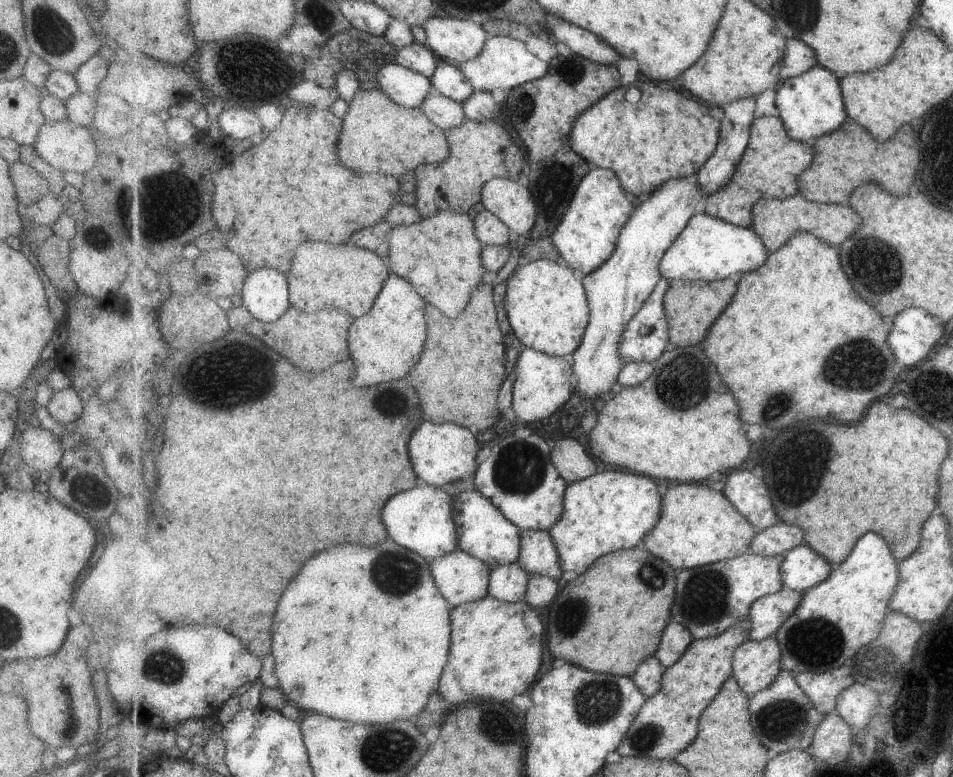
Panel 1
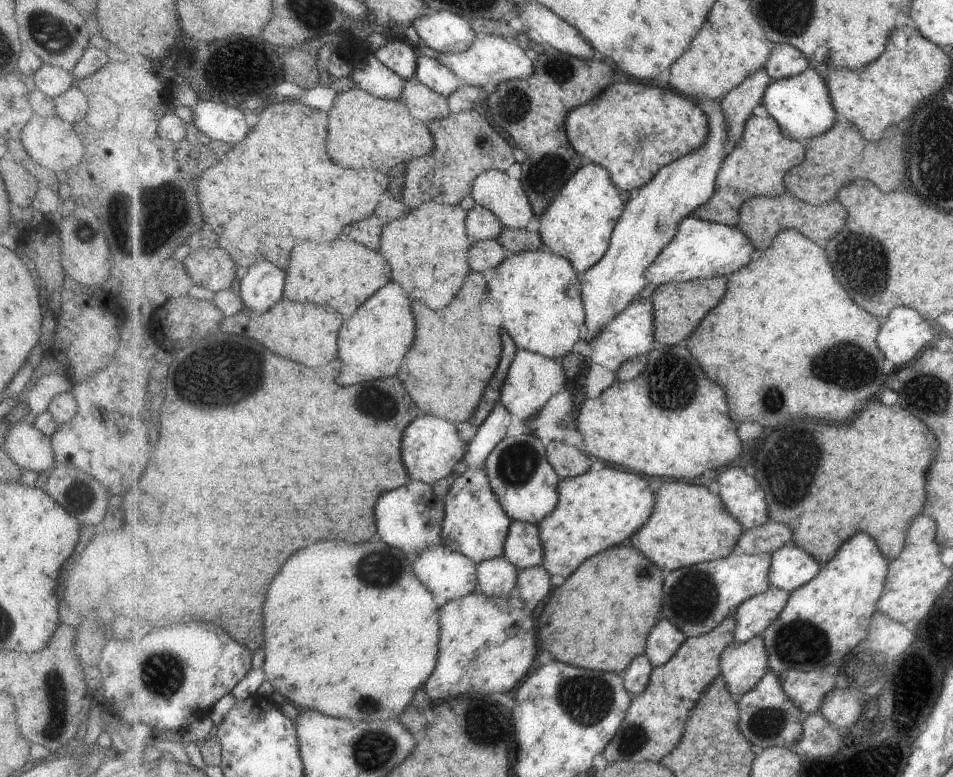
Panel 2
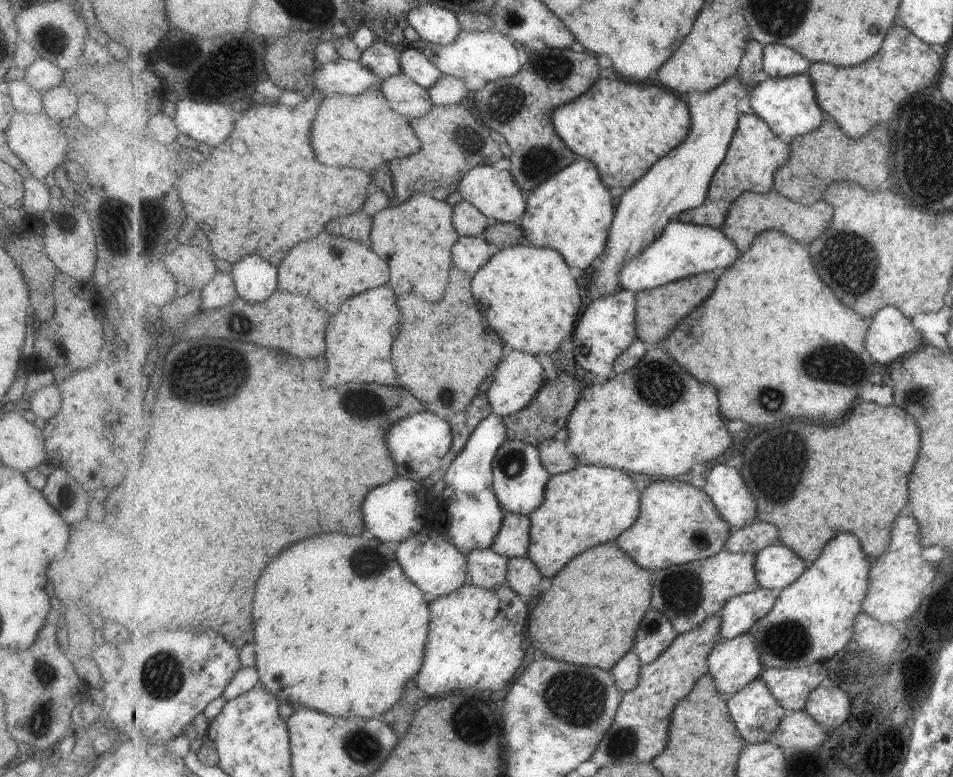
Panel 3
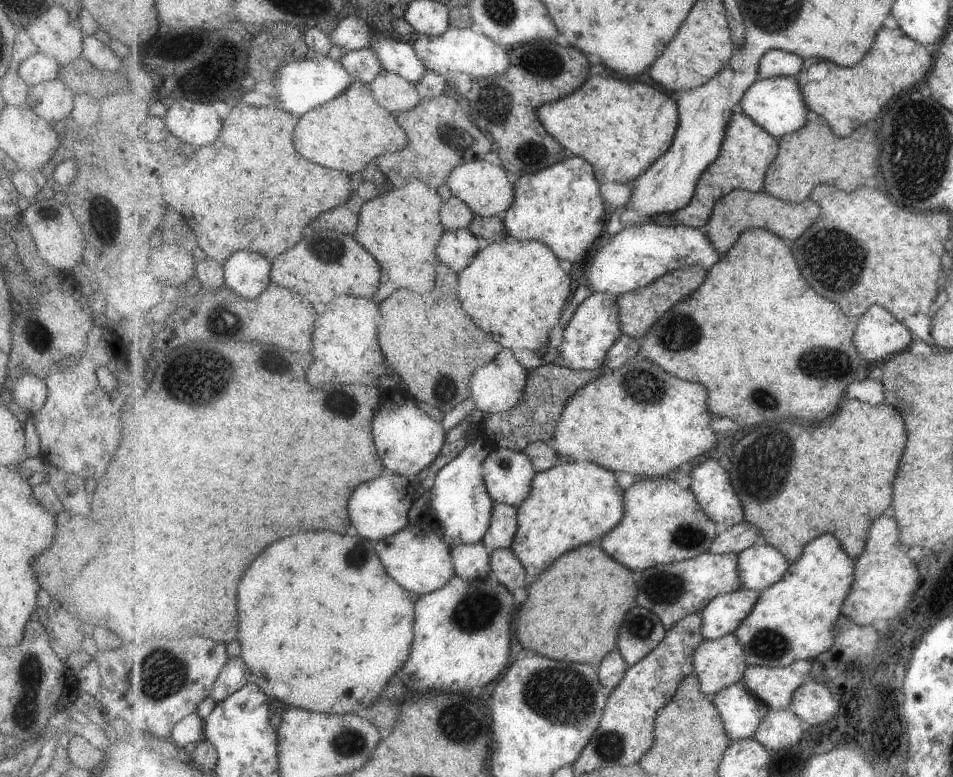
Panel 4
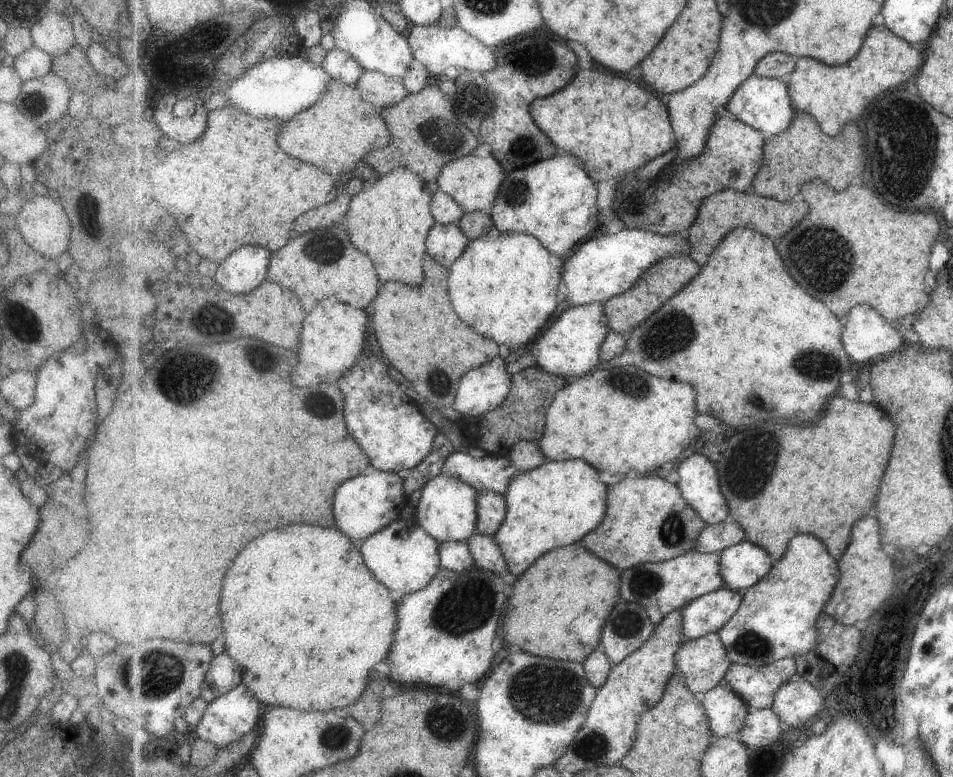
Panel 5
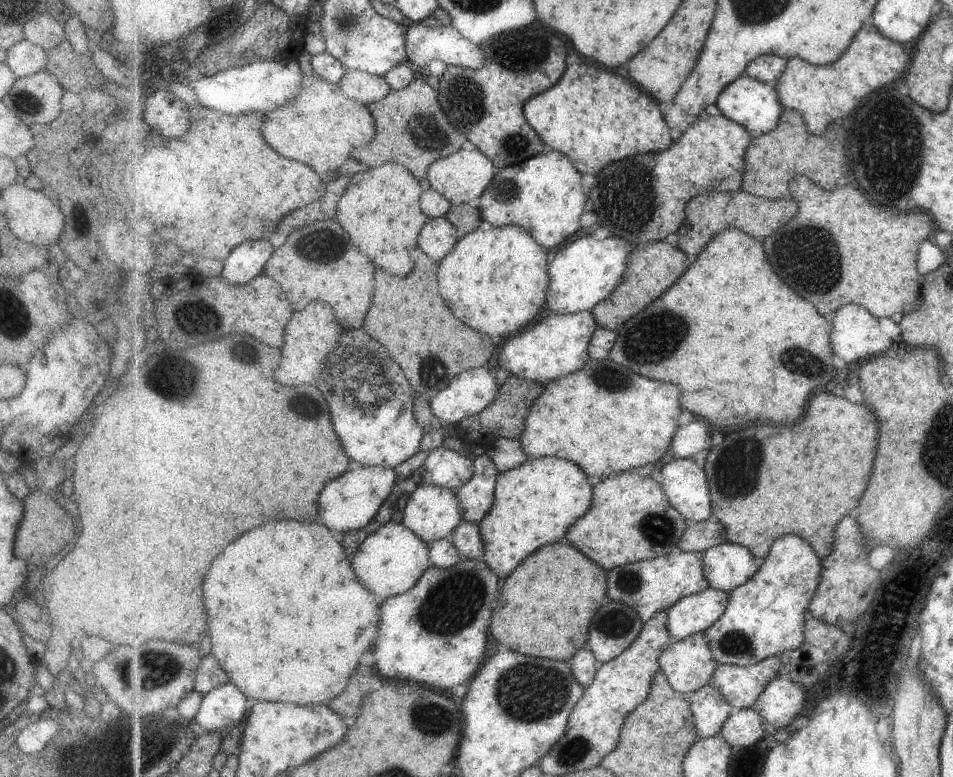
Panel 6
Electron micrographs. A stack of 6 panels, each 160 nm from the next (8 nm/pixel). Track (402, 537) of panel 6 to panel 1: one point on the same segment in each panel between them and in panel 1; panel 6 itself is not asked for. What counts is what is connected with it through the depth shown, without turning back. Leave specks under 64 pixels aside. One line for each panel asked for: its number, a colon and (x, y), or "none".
1: (462, 577)
2: (449, 575)
3: (434, 563)
4: (422, 561)
5: (405, 556)

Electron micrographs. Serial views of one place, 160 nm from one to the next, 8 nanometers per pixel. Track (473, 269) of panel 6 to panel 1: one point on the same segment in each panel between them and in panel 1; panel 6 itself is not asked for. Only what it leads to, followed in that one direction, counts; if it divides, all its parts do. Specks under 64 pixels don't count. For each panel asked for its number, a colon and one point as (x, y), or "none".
1: (549, 308)
2: (541, 291)
3: (533, 301)
4: (517, 290)
5: (506, 285)

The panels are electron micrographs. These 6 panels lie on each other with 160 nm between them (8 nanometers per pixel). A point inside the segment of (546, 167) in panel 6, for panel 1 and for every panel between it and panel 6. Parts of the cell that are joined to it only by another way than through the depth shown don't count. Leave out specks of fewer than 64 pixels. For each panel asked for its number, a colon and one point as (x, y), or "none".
1: (587, 236)
2: (579, 225)
3: (572, 211)
4: (562, 205)
5: (555, 199)

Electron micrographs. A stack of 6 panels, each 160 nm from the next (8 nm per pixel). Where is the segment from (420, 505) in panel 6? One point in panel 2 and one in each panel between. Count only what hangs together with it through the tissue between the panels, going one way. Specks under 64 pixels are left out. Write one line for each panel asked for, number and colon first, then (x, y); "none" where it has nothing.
2: (476, 524)
3: (474, 516)
4: (462, 507)
5: (448, 508)

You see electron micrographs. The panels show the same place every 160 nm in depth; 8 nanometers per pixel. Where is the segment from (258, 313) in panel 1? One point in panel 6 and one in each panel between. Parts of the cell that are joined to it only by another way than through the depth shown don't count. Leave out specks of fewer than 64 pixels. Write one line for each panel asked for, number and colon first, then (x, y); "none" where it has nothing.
2: (263, 287)
3: (256, 279)
4: (249, 274)
5: (242, 272)
6: (247, 262)

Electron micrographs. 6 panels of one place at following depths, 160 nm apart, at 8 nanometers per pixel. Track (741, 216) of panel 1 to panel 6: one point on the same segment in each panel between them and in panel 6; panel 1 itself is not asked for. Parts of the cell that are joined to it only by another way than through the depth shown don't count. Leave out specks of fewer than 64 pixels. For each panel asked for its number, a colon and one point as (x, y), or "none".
2: (757, 167)
3: (756, 153)
4: (748, 151)
5: (670, 202)
6: (643, 199)

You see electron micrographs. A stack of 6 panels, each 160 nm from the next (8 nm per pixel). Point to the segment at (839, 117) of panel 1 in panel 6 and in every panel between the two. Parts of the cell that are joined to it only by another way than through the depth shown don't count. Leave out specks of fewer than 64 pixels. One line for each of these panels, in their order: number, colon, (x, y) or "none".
2: (802, 104)
3: (790, 105)
4: (776, 104)
5: (764, 103)
6: (753, 103)

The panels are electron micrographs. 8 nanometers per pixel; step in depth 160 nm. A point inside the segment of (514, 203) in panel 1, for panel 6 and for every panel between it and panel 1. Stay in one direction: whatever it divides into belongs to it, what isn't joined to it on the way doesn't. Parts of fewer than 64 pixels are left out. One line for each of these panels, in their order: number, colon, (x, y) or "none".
2: (506, 197)
3: (496, 193)
4: (489, 189)
5: (475, 182)
6: (463, 177)

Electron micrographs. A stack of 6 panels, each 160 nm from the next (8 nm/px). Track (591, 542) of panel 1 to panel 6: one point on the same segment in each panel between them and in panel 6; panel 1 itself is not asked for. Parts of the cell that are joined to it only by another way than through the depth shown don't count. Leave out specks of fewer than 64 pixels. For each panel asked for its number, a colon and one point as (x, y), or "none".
2: (599, 509)
3: (587, 506)
4: (571, 504)
5: (557, 504)
6: (535, 504)

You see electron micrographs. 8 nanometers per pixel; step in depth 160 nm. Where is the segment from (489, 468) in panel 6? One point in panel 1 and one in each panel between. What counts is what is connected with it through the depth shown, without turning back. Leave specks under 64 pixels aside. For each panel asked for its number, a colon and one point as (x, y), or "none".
1: (540, 554)
2: (525, 548)
3: (514, 540)
4: (505, 523)
5: (492, 507)

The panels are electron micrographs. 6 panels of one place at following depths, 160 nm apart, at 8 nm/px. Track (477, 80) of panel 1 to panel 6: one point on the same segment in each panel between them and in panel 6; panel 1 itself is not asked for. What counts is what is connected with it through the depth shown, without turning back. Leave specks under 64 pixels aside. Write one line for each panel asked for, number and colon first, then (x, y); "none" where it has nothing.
2: (492, 59)
3: (489, 55)
4: (467, 51)
5: (438, 48)
6: (424, 43)

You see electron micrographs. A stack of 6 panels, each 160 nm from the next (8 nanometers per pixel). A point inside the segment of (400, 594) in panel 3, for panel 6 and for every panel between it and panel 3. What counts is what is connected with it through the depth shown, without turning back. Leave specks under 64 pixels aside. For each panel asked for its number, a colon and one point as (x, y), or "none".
4: (310, 601)
5: (302, 611)
6: (294, 618)

